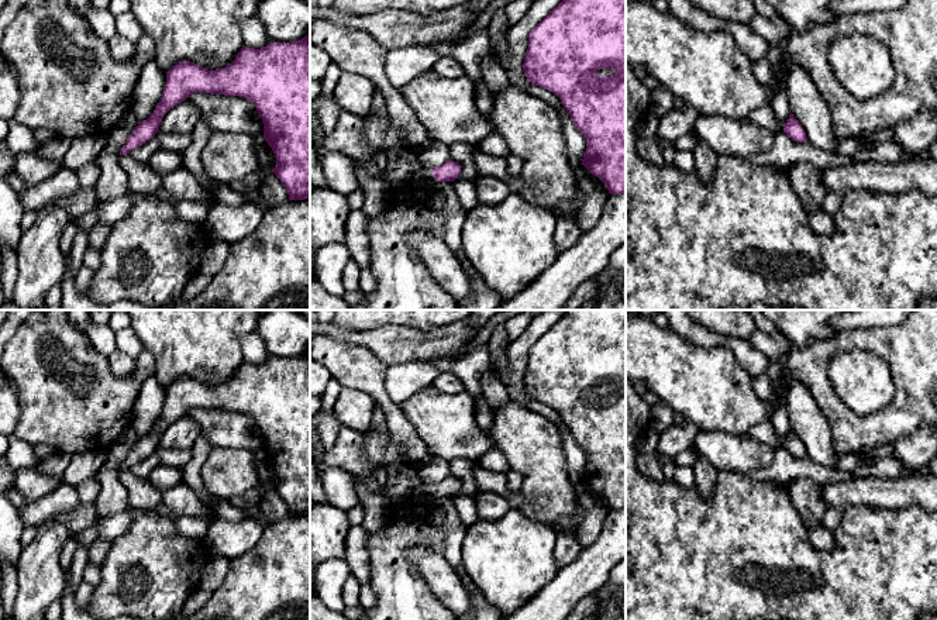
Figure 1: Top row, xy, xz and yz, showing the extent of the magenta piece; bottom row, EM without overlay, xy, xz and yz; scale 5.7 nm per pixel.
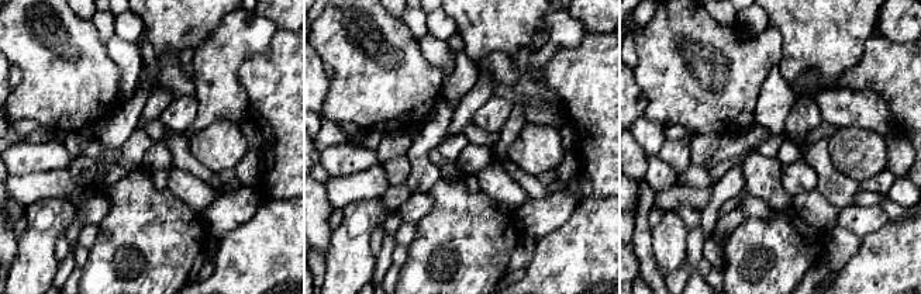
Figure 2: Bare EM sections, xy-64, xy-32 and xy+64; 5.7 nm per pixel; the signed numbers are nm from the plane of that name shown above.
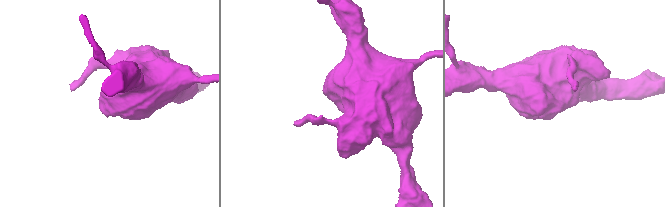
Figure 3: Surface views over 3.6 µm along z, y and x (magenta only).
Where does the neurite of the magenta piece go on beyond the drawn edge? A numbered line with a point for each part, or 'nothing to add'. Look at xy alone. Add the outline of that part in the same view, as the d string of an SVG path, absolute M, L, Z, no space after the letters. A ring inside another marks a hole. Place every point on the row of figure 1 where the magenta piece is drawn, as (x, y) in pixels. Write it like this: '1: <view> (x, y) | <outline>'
nothing to add

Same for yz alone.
nothing to add

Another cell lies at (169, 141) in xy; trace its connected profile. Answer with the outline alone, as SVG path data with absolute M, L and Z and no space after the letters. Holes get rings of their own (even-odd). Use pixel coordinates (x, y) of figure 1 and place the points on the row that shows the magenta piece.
M158 131L155 134L155 138L158 140L161 148L172 149L180 155L192 142L192 135L175 135L175 134L162 132L162 131Z

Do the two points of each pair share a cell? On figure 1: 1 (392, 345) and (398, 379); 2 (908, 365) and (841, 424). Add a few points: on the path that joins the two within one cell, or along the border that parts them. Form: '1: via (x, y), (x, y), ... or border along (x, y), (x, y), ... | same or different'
1: border along (427, 361), (406, 361), (388, 367) | different
2: via (903, 389), (903, 400), (879, 424), (865, 424) | same

